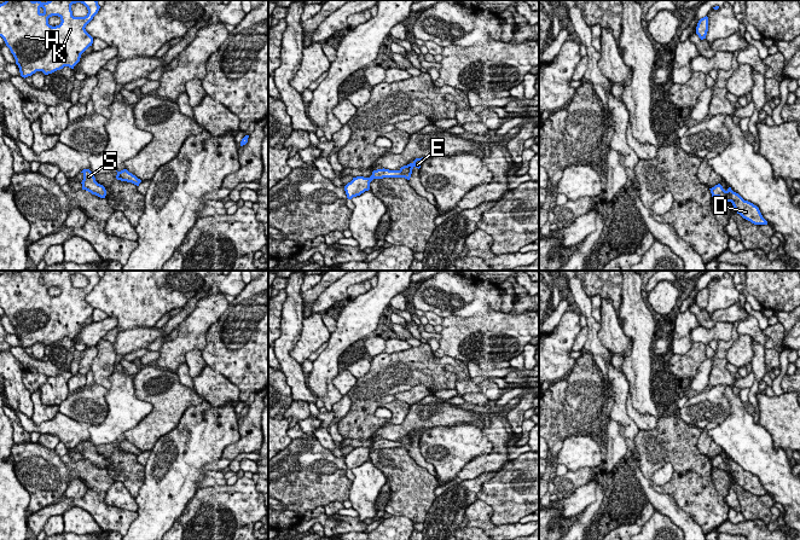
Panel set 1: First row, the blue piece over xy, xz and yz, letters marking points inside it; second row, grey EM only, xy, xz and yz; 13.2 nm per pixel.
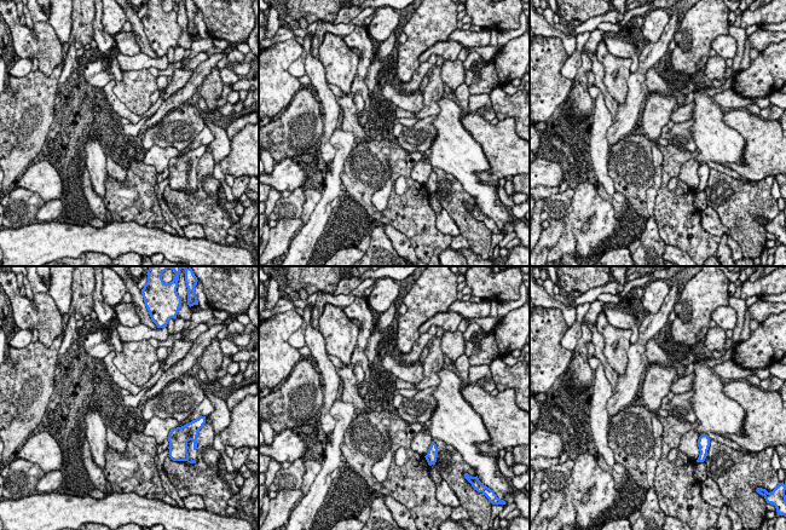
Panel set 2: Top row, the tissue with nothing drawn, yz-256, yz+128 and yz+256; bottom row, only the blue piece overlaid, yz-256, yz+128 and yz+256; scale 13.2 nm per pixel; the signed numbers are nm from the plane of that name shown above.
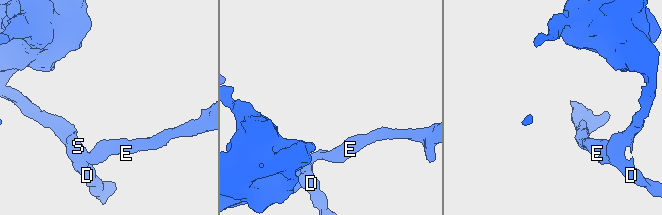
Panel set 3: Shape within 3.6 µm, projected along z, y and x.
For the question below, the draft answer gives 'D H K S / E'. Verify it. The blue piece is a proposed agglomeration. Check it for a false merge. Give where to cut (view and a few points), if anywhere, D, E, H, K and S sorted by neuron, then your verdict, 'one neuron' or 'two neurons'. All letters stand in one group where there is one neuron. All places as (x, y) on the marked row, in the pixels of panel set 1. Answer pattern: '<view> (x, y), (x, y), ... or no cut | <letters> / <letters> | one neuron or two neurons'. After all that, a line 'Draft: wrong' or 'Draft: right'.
no cut | D E H K S | one neuron
Draft: wrong

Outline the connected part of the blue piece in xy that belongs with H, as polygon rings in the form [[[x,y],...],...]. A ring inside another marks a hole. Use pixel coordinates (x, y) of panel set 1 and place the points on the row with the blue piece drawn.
[[[6,0],[0,4],[0,36],[13,54],[21,76],[25,79],[36,71],[48,75],[64,66],[74,69],[81,54],[93,43],[93,37],[85,28],[99,8],[97,0]],[[76,2],[87,7],[88,13],[85,17],[73,16],[71,5]],[[52,16],[60,18],[59,25],[48,24]]]

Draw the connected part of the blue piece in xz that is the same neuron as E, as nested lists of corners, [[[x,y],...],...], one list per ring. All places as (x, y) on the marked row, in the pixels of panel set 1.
[[[425,157],[416,158],[412,163],[401,167],[399,170],[389,170],[389,169],[377,169],[372,172],[372,175],[370,178],[364,176],[356,176],[353,178],[350,182],[348,182],[344,186],[344,191],[348,199],[352,199],[353,197],[360,196],[365,191],[370,190],[370,182],[373,179],[383,179],[383,178],[405,178],[410,180],[412,169],[421,168],[421,164],[425,161]]]

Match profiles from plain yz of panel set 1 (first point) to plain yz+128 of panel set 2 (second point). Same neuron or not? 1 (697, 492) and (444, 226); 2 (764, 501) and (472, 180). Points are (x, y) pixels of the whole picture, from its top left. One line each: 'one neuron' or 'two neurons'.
1: two neurons
2: two neurons

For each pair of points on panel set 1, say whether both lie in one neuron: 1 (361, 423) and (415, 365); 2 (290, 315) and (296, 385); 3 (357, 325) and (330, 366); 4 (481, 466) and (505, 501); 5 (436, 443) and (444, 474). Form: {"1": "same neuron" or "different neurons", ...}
{"1": "same neuron", "2": "same neuron", "3": "same neuron", "4": "different neurons", "5": "same neuron"}

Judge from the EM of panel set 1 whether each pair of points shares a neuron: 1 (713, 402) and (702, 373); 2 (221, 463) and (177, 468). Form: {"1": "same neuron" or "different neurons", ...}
{"1": "different neurons", "2": "different neurons"}

